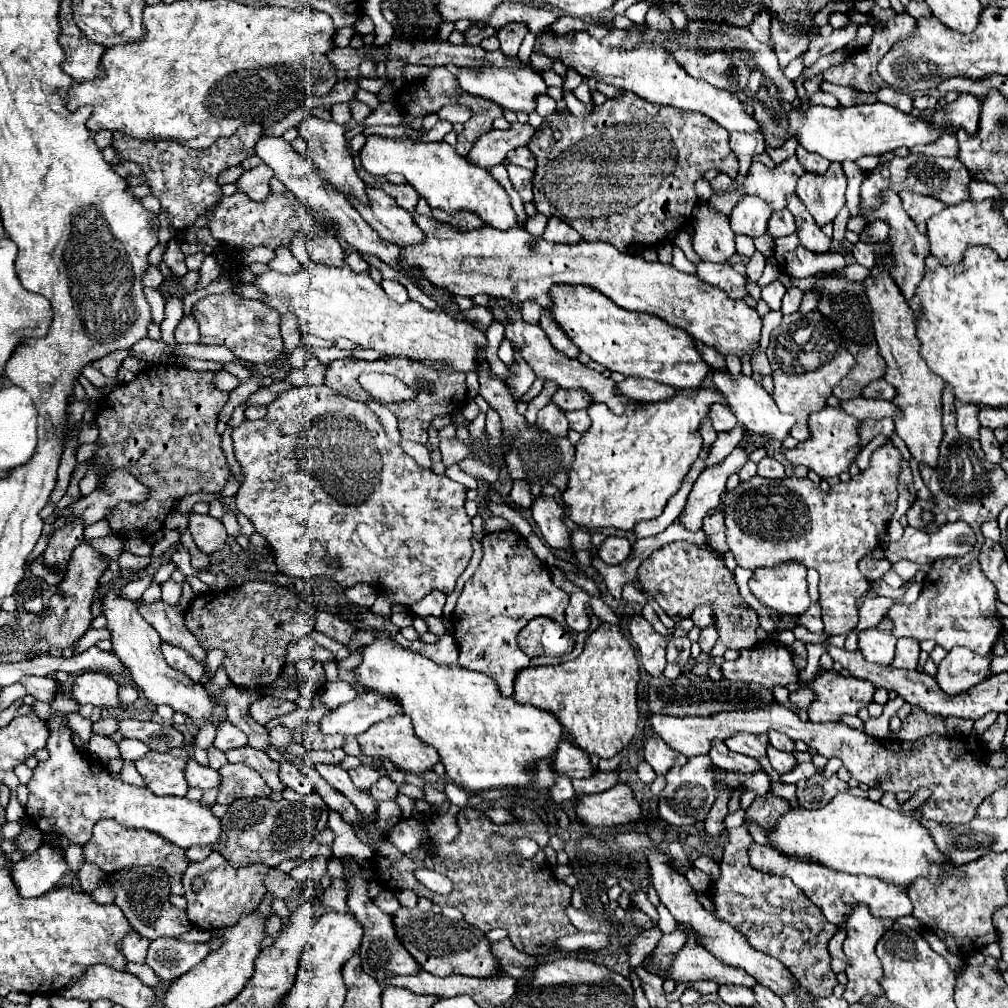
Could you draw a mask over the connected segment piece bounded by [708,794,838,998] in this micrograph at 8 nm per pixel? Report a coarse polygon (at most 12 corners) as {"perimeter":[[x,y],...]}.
{"perimeter":[[774,794],[726,832],[714,918],[780,960],[808,992],[838,984],[838,926],[790,878],[758,872],[748,820],[774,828],[792,804]]}

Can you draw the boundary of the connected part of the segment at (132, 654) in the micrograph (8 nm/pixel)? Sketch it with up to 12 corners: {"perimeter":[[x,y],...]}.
{"perimeter":[[108,590],[112,652],[154,706],[168,704],[200,728],[222,706],[166,664],[162,638],[134,602]]}

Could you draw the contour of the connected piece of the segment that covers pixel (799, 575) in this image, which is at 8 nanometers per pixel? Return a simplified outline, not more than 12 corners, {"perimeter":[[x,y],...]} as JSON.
{"perimeter":[[806,566],[756,568],[750,592],[768,608],[808,610]]}

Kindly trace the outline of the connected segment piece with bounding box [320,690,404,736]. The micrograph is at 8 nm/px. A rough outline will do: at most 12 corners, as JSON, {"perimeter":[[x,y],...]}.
{"perimeter":[[358,690],[320,722],[324,734],[360,736],[404,708],[392,696]]}

